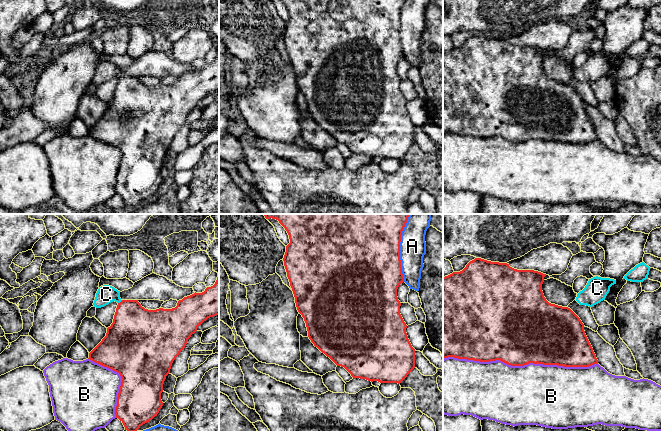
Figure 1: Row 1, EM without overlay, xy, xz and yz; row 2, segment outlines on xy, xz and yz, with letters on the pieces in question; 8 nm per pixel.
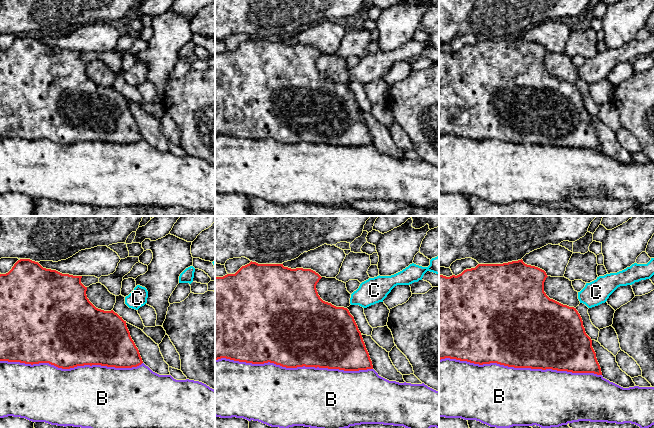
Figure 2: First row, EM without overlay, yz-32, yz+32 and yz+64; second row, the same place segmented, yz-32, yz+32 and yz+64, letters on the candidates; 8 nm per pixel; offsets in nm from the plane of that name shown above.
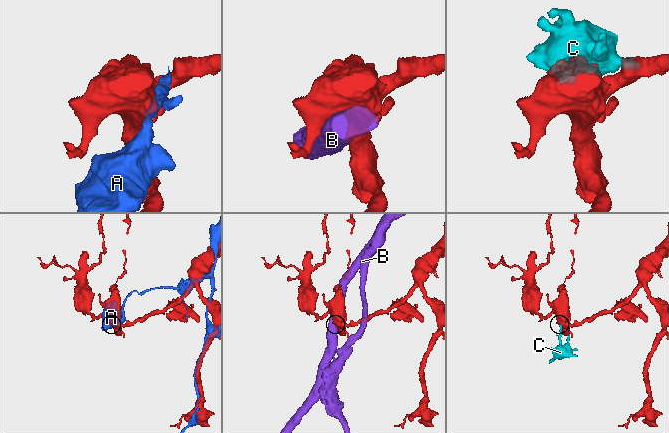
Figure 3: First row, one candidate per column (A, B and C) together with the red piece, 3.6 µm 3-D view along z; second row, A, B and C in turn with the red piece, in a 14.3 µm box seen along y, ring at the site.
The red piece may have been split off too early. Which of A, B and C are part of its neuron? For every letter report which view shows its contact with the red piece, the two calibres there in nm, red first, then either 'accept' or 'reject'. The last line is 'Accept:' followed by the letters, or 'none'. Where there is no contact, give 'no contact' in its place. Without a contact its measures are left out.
A: meets red in xz; 500 nm thick on the red side, 200 nm on the other; reject
B: meets red in yz; 500 nm thick on the red side, 480 nm on the other; reject
C: meets red in xy; 360 nm thick on the red side, 150 nm on the other; accept
Accept: C

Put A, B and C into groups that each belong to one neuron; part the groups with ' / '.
A / B / C

